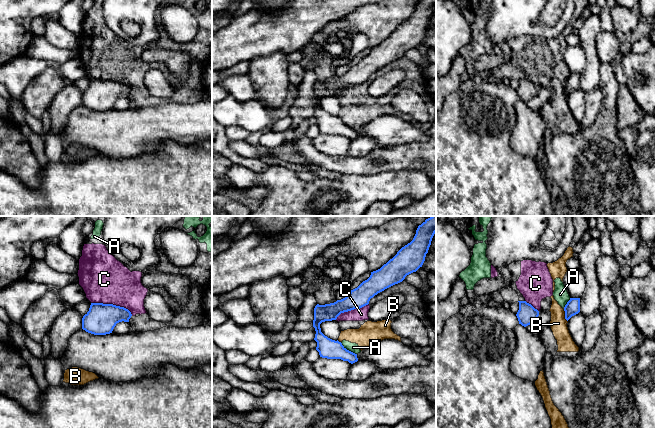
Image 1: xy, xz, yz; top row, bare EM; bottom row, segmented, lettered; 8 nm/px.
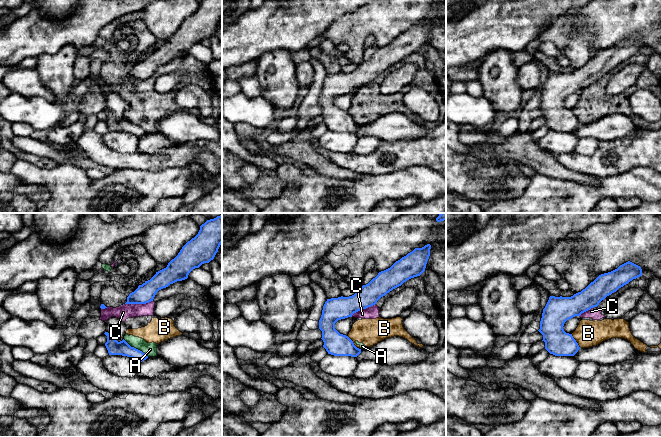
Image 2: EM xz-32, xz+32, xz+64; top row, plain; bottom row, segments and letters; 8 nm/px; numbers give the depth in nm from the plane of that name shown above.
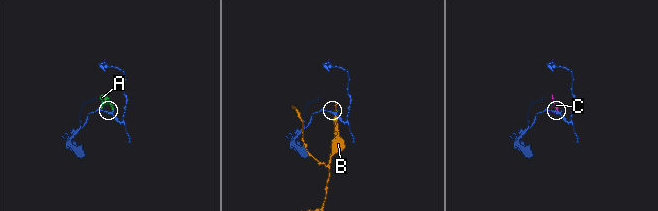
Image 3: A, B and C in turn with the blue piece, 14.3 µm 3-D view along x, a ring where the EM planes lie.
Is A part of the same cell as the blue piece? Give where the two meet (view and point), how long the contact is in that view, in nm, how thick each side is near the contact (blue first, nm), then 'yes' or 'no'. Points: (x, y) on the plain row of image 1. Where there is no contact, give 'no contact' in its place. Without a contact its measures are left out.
xz (348, 126) | 170 nm | 160/80 nm | no

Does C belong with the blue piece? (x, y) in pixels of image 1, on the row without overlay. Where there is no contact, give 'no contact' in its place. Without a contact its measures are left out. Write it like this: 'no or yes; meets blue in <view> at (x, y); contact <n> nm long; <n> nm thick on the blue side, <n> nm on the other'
no; meets blue in xy at (112, 80); contact 360 nm long; 240 nm thick on the blue side, 380 nm on the other

